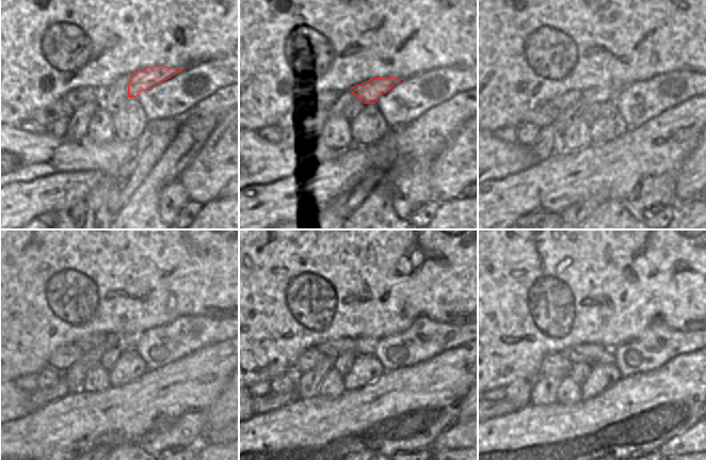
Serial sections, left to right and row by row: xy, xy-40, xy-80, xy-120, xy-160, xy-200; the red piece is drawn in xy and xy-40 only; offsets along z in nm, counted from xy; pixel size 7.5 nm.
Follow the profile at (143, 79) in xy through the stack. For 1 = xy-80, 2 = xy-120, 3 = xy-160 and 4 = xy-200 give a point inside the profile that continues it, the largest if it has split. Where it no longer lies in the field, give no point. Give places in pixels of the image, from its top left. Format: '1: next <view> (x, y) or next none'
1: next xy-80 (589, 96)
2: next xy-120 (74, 376)
3: next xy-160 (307, 383)
4: next xy-200 (544, 391)

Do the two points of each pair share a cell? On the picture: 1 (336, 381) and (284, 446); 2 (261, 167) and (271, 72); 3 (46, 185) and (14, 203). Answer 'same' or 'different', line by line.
1: different
2: different
3: same

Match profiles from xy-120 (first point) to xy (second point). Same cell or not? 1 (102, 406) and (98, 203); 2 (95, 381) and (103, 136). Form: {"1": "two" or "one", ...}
{"1": "two", "2": "one"}

